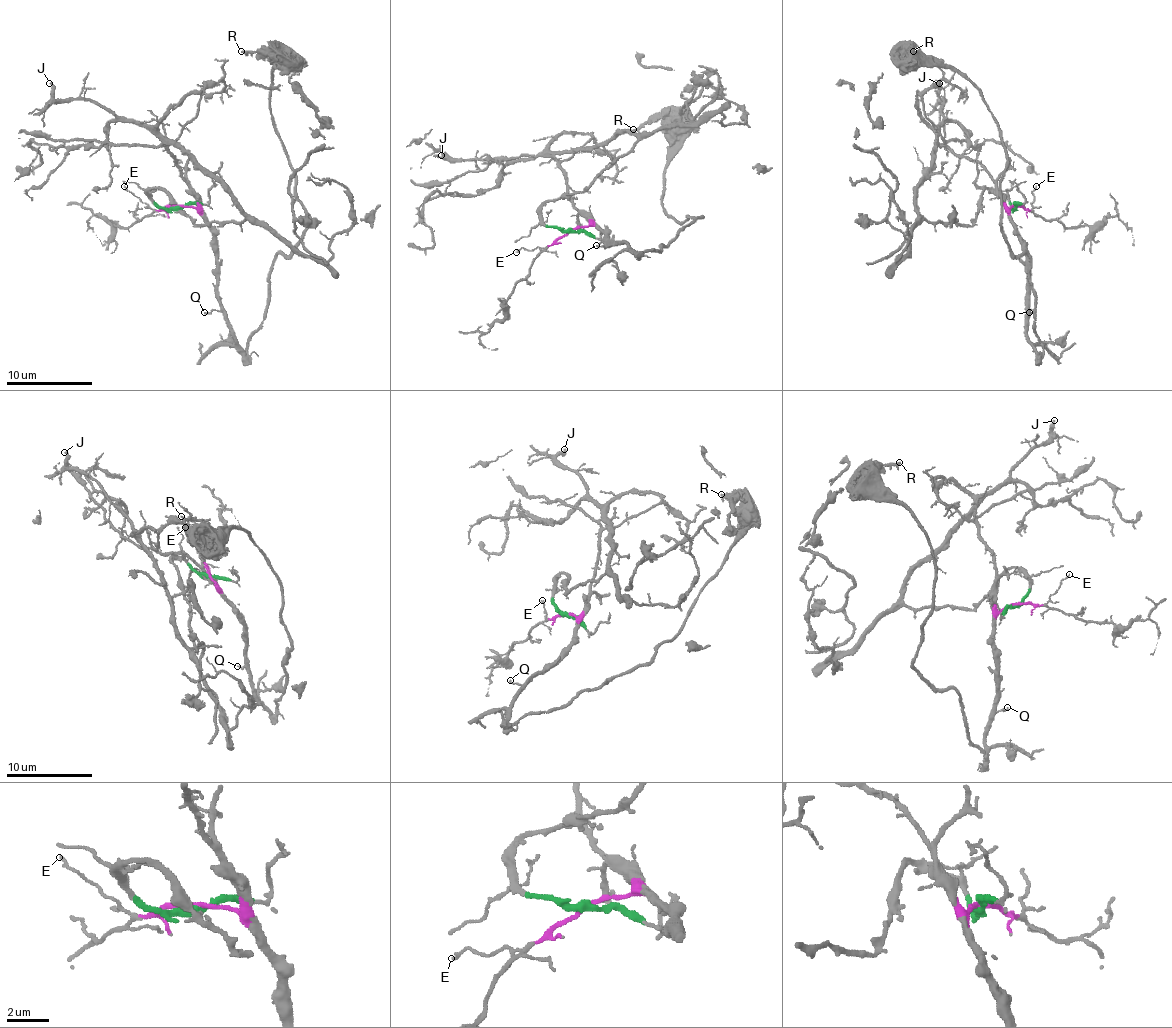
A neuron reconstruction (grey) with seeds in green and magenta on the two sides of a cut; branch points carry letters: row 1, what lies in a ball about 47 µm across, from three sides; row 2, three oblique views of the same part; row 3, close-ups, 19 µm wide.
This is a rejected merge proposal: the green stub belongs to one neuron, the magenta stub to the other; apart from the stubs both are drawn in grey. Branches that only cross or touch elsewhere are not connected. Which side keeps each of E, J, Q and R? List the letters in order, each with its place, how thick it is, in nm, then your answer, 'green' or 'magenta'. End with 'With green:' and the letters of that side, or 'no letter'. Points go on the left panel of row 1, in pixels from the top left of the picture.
E: place (124, 186); calibre 120 nm; magenta
J: place (49, 83); calibre 320 nm; green
Q: place (204, 312); calibre 130 nm; magenta
R: place (241, 51); calibre 240 nm; magenta
With green: J

